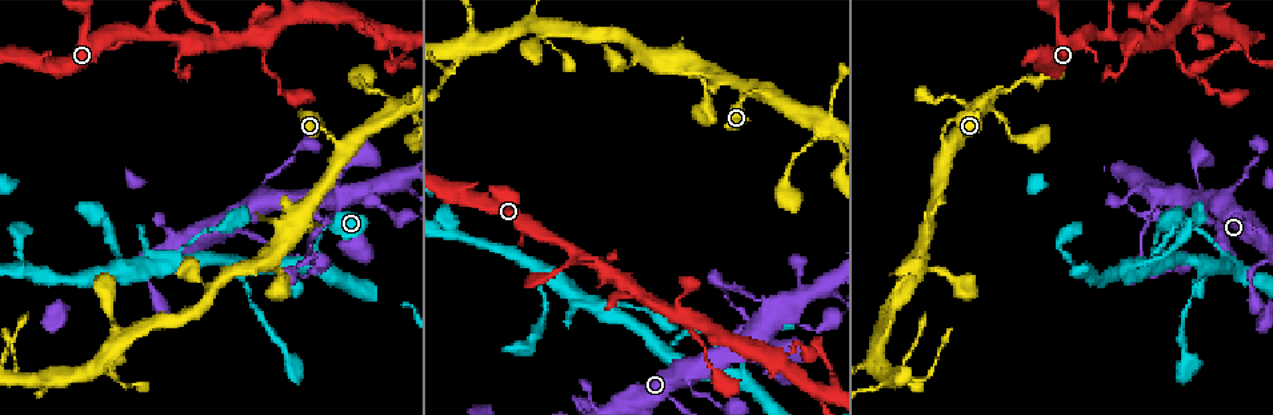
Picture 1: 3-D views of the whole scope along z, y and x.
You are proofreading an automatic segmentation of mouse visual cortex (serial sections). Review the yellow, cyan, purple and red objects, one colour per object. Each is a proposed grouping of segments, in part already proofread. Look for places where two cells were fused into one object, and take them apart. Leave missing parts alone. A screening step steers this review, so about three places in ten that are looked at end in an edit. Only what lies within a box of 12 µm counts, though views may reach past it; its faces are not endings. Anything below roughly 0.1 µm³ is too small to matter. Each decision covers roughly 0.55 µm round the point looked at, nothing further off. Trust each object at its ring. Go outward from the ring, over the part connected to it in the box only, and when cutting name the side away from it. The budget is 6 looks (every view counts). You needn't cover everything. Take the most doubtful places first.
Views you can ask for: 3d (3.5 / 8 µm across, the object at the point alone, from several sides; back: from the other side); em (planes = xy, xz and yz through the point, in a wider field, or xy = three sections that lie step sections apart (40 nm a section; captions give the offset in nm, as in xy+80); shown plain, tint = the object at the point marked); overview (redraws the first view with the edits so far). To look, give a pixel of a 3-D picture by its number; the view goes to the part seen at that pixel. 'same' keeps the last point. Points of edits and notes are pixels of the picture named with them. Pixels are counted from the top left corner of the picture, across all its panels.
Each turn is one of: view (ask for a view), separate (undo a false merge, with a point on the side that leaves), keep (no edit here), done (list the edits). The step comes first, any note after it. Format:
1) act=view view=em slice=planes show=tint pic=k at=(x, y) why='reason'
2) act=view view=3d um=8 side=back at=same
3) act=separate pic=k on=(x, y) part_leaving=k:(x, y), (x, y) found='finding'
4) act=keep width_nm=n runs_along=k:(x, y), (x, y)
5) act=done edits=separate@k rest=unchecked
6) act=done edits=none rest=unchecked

act=view view=3d um=3.5 pic=1 at=(148, 36)

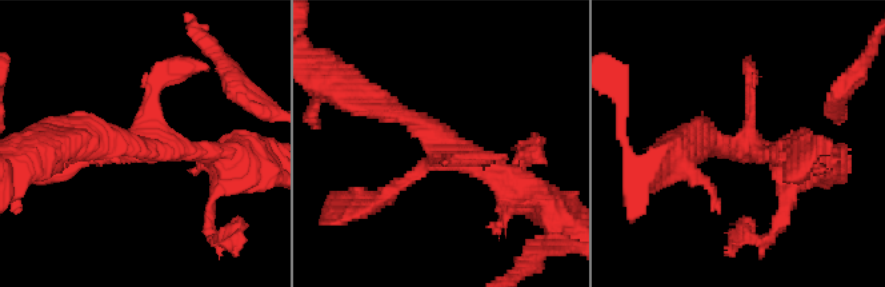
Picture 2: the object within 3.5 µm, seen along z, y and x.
act=view view=em slice=xy step=3 show=tint pic=2 at=(443, 142) arms=4 arm_widths_nm=150,200,250,300 why='now the EM'

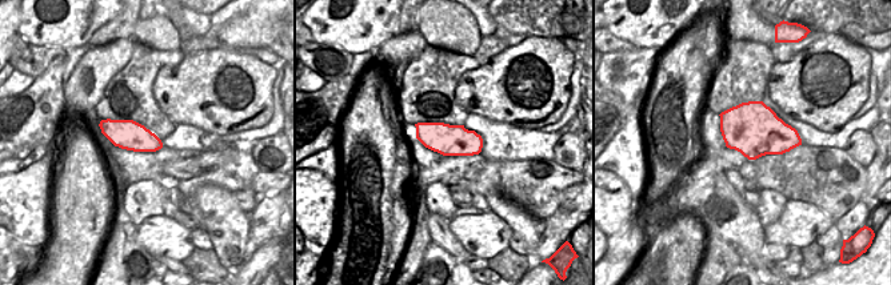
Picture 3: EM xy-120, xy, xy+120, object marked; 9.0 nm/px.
act=keep runs_along=2:(371, 100), (521, 190) found='all the same cell'

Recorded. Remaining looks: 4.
act=view view=3d um=3.5 pic=1 at=(767, 302)

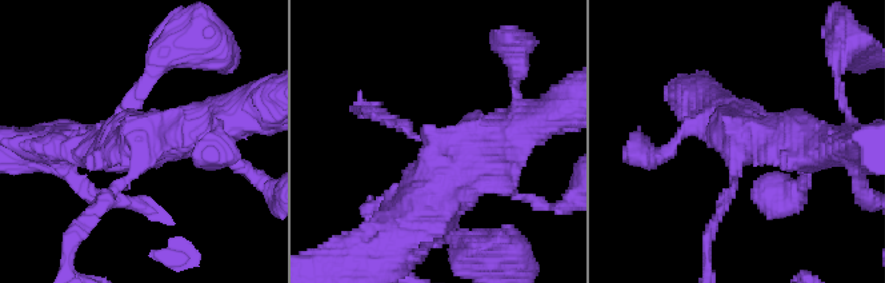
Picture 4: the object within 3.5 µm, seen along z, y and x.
act=view view=em slice=xy step=2 show=tint pic=4 at=(740, 155)

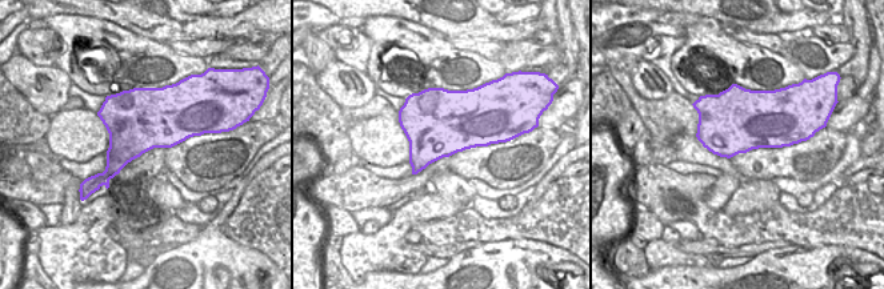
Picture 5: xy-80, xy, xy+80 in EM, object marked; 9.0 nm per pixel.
act=keep found='one cell here'

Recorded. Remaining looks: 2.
act=view view=3d um=8 pic=1 at=(724, 285) why='abrupt turn'

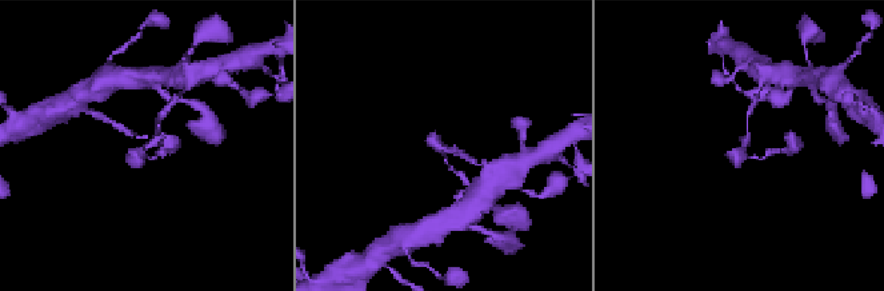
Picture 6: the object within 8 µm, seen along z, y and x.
act=view view=em slice=xy step=1 show=tint pic=6 at=(447, 149)

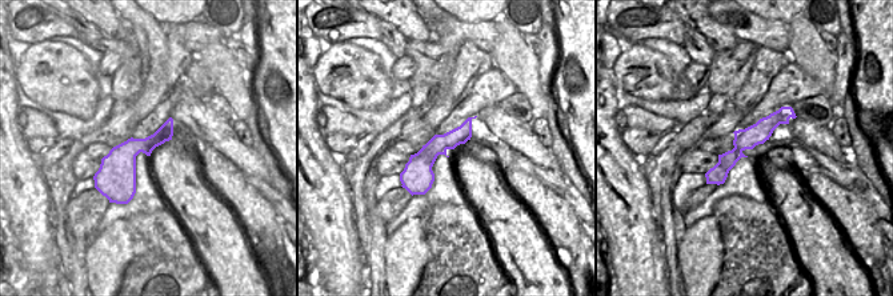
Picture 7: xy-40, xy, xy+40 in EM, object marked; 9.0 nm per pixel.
act=keep runs_along=6:(748, 112), (744, 152), (758, 159), (767, 154) found='all the same cell'

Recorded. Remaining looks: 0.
act=done edits=none rest=unchecked

